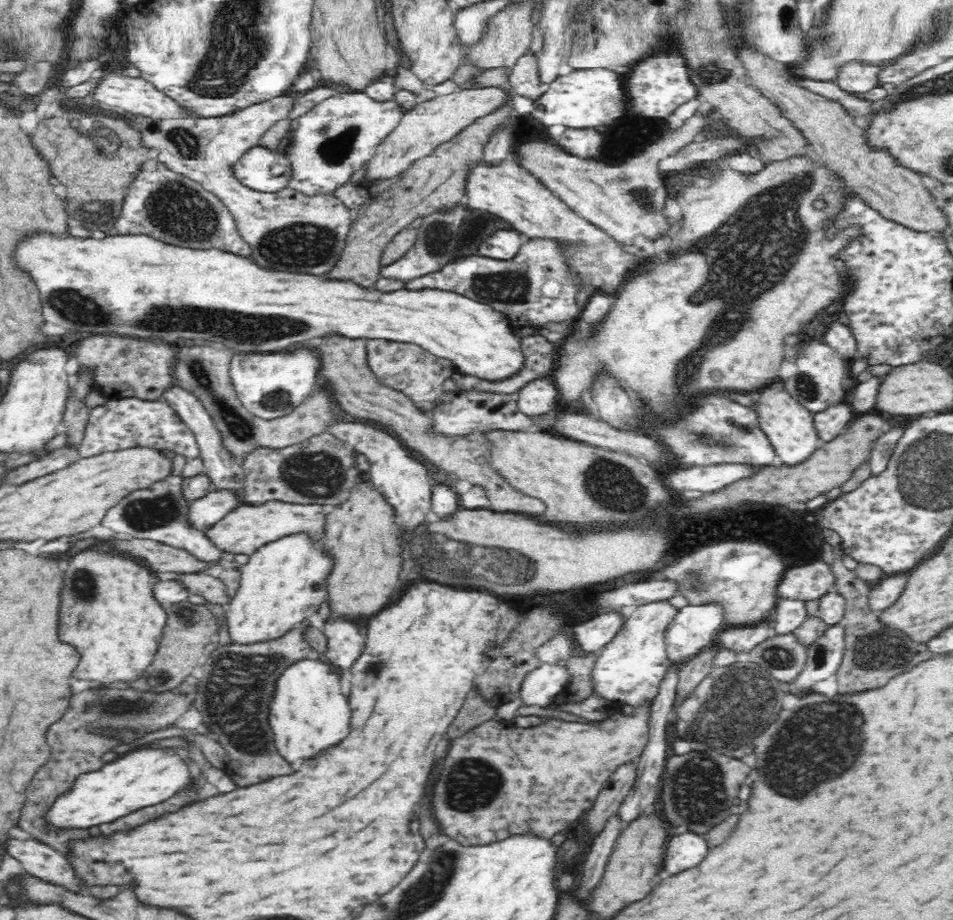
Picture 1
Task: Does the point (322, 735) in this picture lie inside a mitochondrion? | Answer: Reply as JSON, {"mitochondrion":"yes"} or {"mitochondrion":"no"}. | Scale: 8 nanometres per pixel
{"mitochondrion":"no"}

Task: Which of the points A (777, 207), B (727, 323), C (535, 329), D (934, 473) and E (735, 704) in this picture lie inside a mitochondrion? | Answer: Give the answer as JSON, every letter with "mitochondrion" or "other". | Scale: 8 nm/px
{"A":"mitochondrion","B":"mitochondrion","C":"other","D":"mitochondrion","E":"mitochondrion"}

